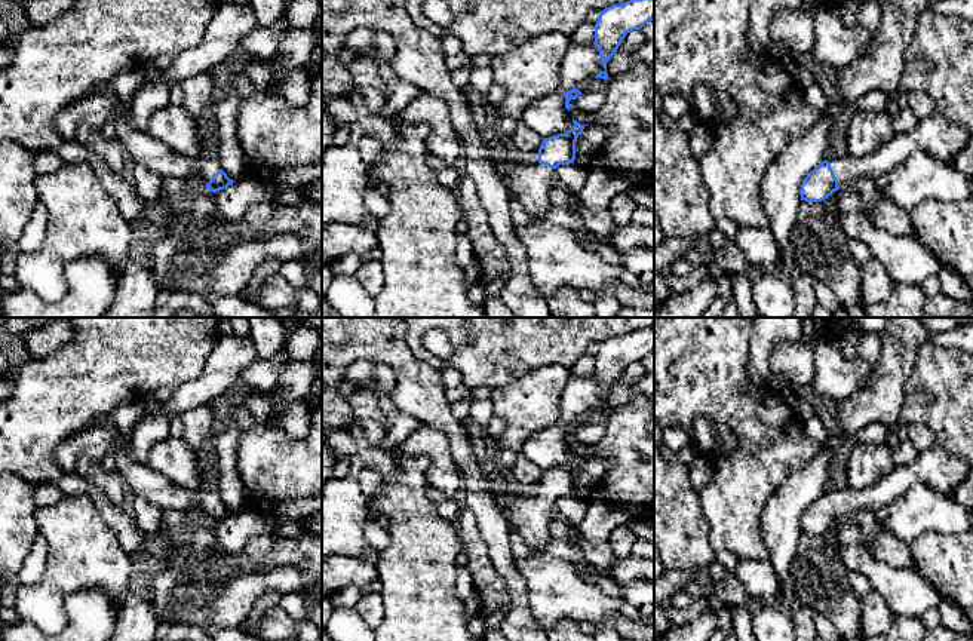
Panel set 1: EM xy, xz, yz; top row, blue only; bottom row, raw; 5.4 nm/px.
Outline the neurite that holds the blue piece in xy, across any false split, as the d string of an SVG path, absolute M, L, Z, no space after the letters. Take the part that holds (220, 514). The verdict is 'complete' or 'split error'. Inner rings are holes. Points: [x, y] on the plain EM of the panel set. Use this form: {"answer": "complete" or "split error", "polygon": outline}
{"answer": "split error", "polygon": "M116 447L110 451L116 460L117 473L138 497L148 500L163 510L200 509L212 525L231 518L234 513L221 502L217 490L203 487L200 490L184 490L163 475L132 460L128 448Z"}

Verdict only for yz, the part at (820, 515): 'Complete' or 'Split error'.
Split error

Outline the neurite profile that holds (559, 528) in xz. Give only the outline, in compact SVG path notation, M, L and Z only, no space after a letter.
M556 516L549 525L552 540L567 542L574 546L581 545L577 527L570 525L564 518Z

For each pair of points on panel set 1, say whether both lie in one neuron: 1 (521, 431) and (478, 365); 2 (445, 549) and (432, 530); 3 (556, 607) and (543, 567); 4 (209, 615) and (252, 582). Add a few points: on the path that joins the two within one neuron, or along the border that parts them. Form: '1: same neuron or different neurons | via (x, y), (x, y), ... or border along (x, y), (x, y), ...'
1: different neurons | border along (525, 374), (510, 385), (493, 390)
2: same neuron | via (441, 545), (432, 534)
3: same neuron | via (556, 597), (556, 589), (548, 577)
4: same neuron | via (220, 604), (232, 592), (242, 589)

